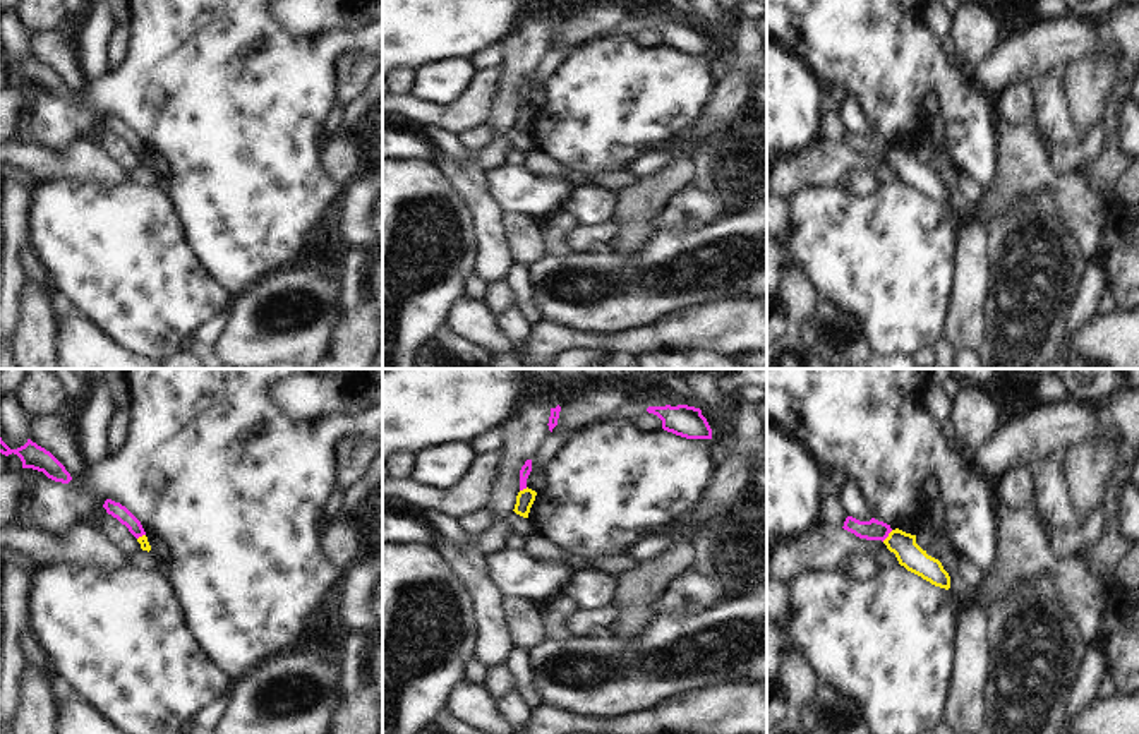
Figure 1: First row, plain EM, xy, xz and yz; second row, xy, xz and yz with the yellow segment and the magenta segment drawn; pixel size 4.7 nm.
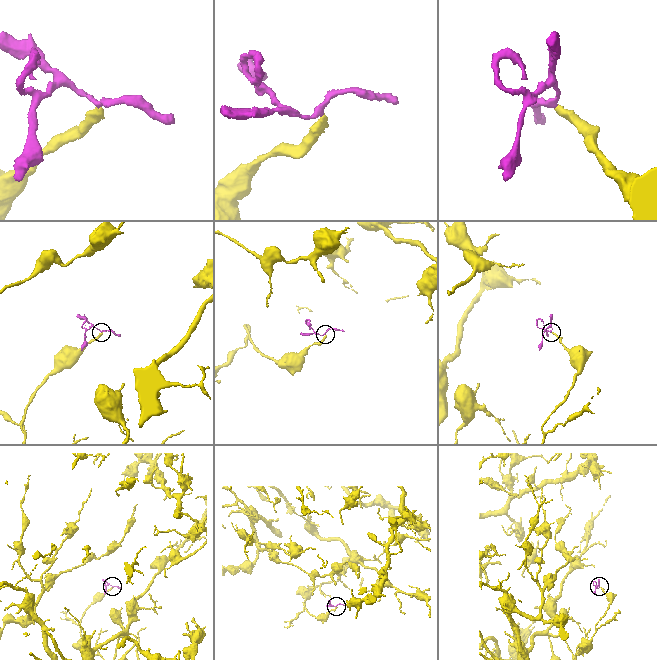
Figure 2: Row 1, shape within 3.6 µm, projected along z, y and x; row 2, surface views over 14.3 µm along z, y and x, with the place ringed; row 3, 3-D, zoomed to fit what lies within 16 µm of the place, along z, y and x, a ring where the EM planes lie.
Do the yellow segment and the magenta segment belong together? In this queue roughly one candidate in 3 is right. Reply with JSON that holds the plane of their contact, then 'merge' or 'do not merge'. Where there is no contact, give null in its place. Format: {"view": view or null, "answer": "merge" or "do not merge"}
{"view": "yz", "answer": "do not merge"}

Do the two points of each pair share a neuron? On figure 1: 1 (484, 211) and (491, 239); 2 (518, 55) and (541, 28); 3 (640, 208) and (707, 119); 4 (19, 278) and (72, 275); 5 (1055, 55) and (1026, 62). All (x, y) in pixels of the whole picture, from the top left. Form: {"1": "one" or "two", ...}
{"1": "one", "2": "one", "3": "one", "4": "two", "5": "one"}

